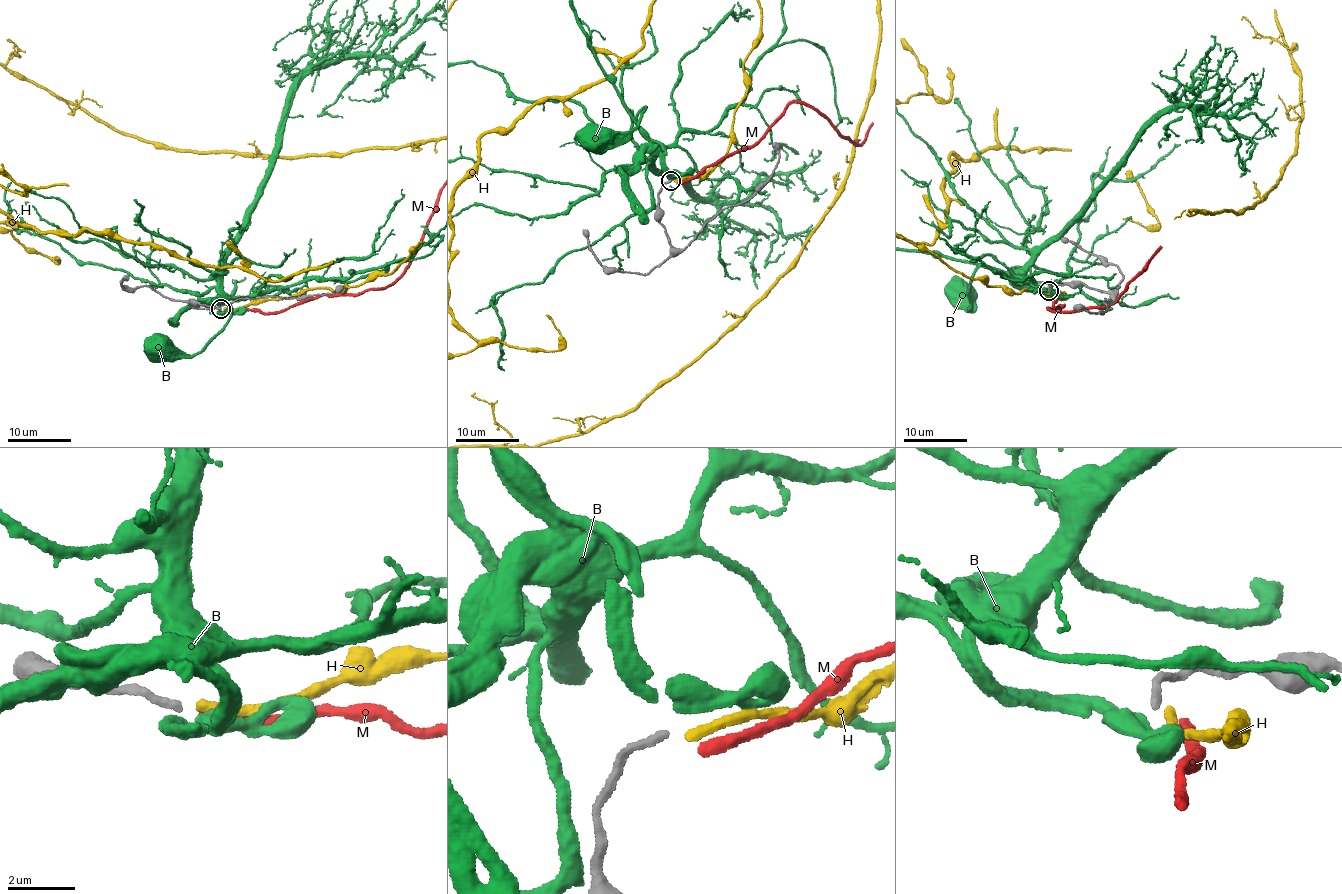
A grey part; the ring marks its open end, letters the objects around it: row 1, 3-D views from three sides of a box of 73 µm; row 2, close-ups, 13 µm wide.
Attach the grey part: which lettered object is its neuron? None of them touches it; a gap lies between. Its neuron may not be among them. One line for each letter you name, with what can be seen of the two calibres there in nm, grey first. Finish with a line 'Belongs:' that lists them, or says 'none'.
H: Thickness 260 nm (grey) against 280 nm
Belongs: H

